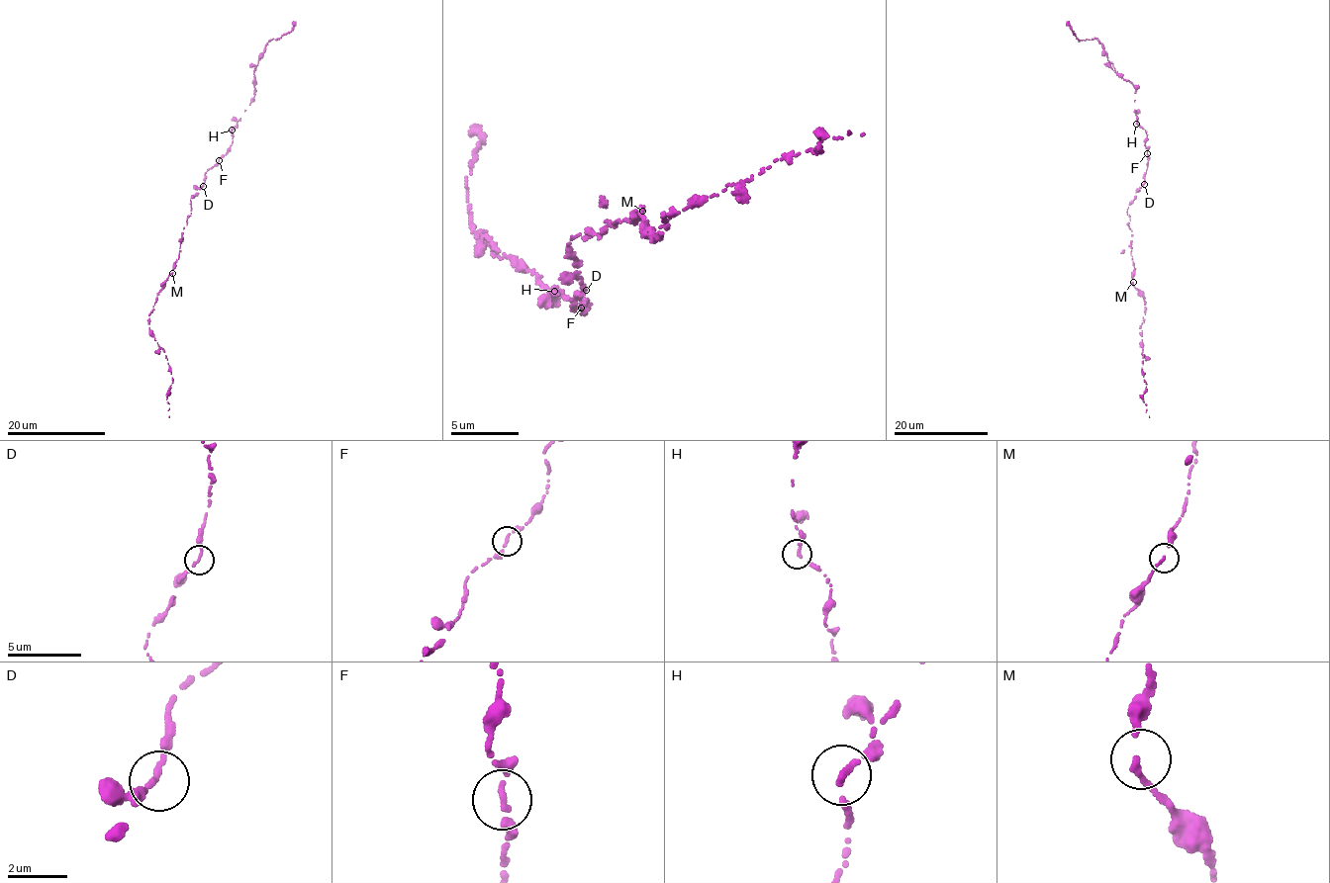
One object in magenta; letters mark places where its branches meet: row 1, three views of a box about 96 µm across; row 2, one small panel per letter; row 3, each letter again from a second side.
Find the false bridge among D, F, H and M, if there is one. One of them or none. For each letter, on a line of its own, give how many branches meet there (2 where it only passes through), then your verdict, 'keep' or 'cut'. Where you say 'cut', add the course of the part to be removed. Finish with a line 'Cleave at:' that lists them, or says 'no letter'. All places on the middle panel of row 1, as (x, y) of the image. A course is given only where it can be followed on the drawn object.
D: 2 | keep
F: 2 | keep
H: 2 | keep
M: 2 | keep
Cleave at: no letter

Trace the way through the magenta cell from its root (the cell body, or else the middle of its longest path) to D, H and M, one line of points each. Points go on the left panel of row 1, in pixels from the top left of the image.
D: (191, 213), (190, 200), (195, 189), (203, 186)
H: (191, 213), (190, 200), (195, 189), (203, 185), (205, 173), (232, 144), (231, 131)
M: (191, 213), (172, 273)

